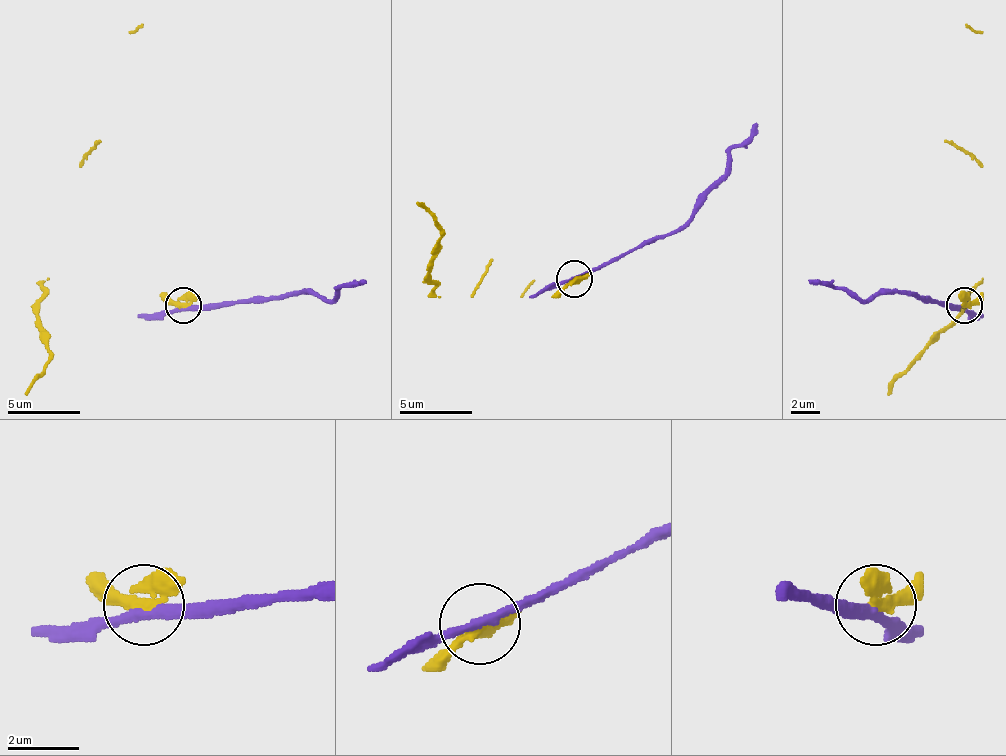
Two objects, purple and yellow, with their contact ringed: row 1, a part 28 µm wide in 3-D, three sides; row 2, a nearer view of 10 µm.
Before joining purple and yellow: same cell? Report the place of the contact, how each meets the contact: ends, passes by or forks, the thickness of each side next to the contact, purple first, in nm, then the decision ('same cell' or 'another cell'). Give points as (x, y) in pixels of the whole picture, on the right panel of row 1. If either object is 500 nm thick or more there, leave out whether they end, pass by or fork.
(964, 305) | purple passes by | yellow passes by | 240/360 nm | another cell

